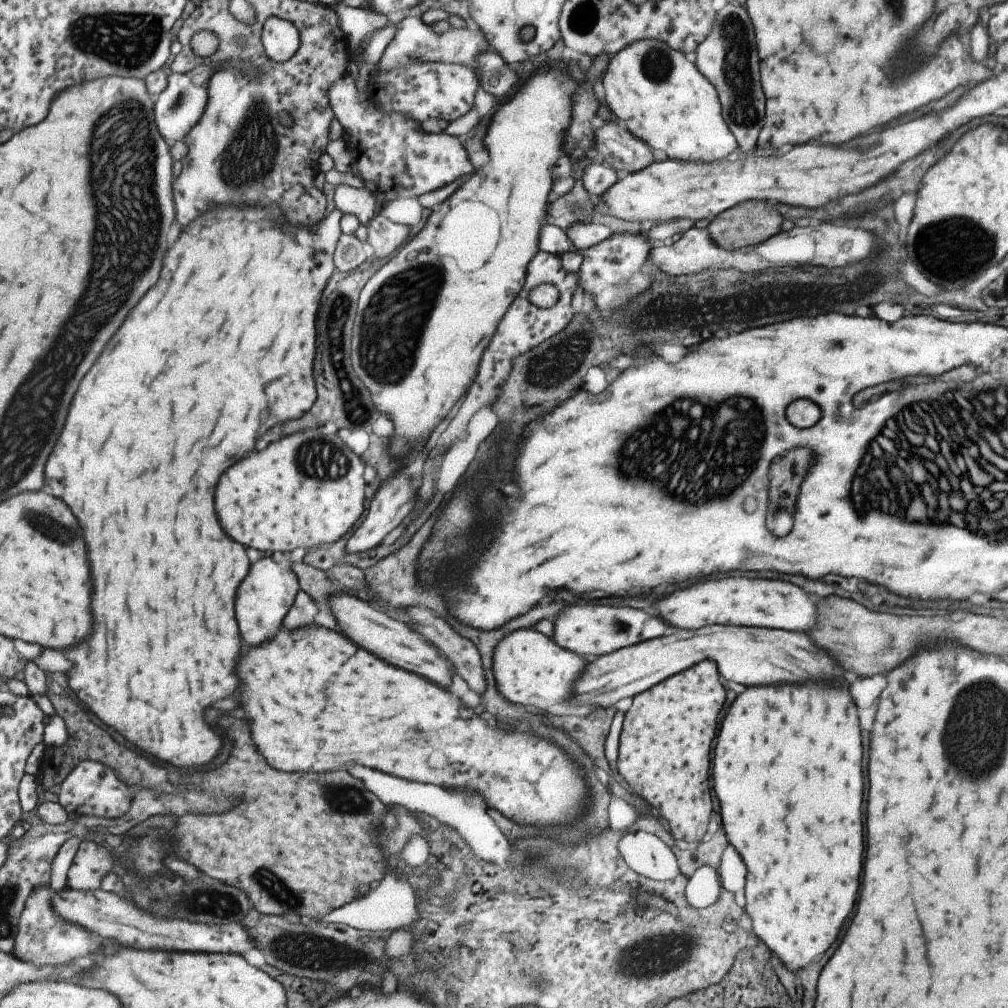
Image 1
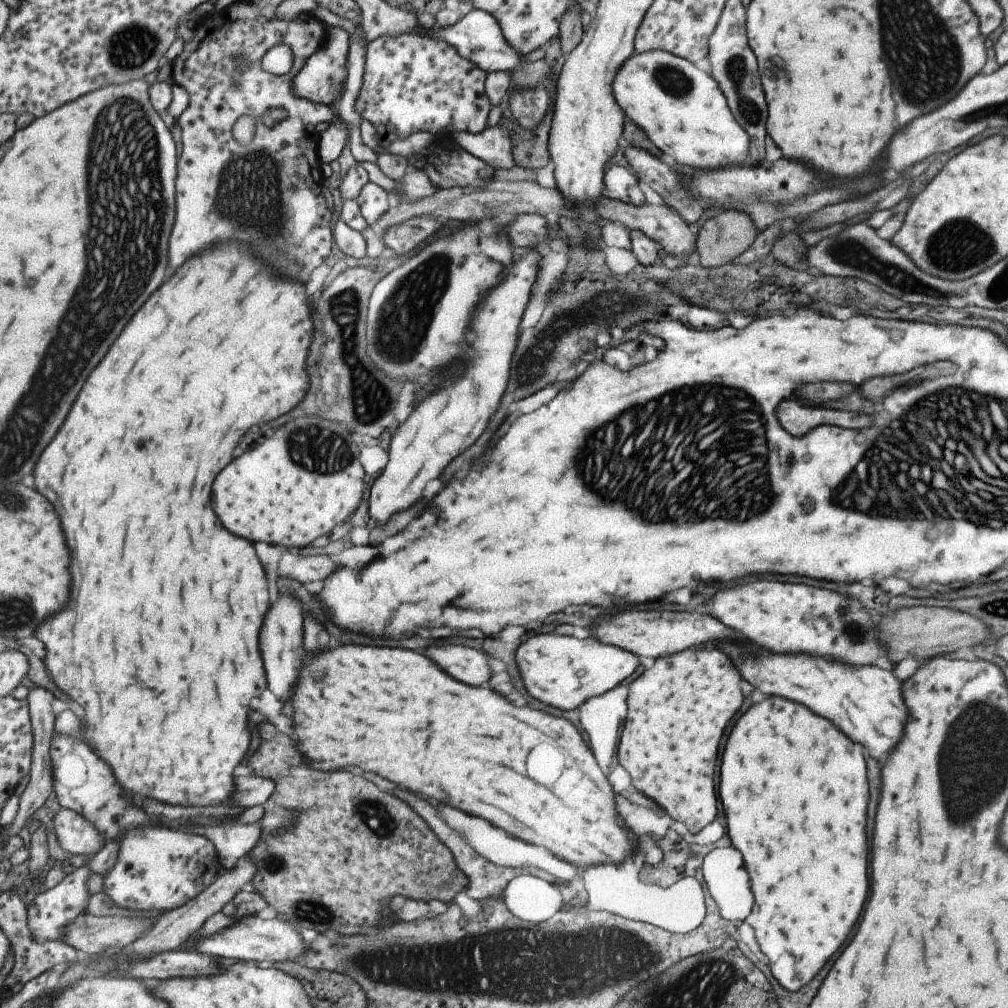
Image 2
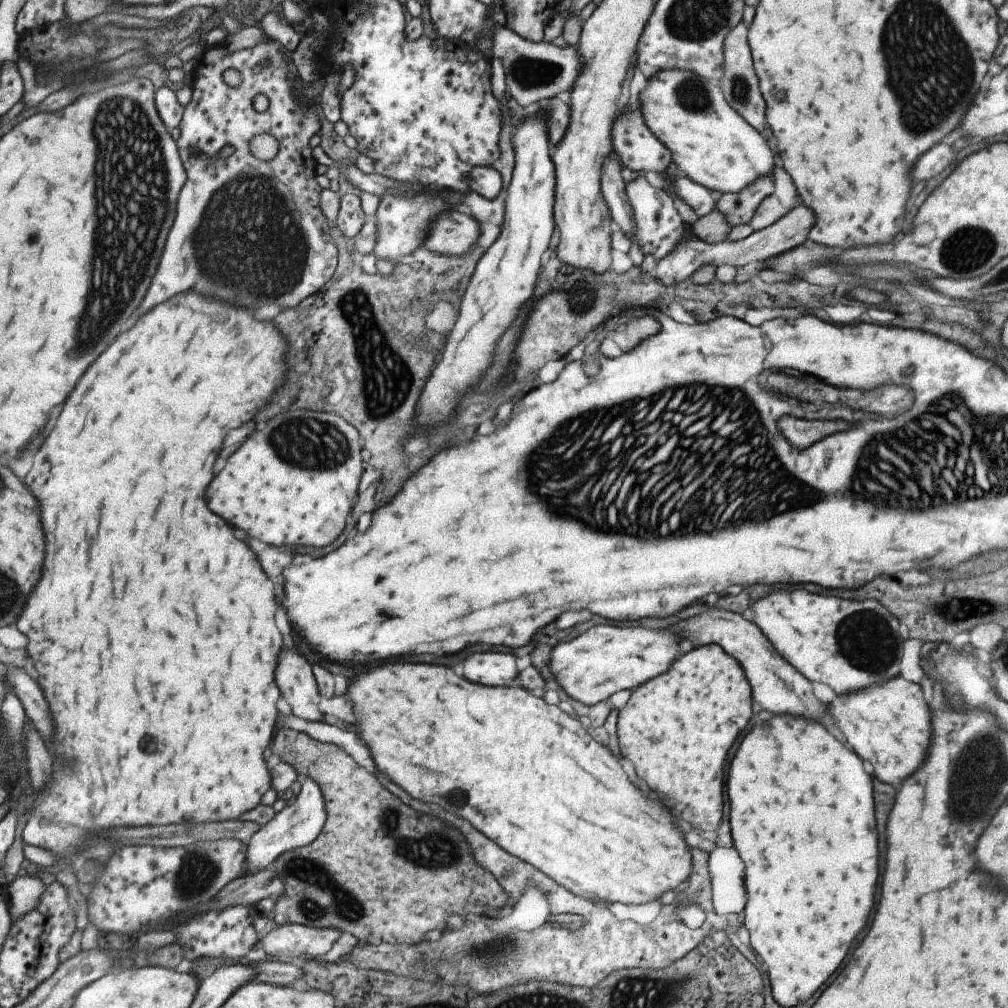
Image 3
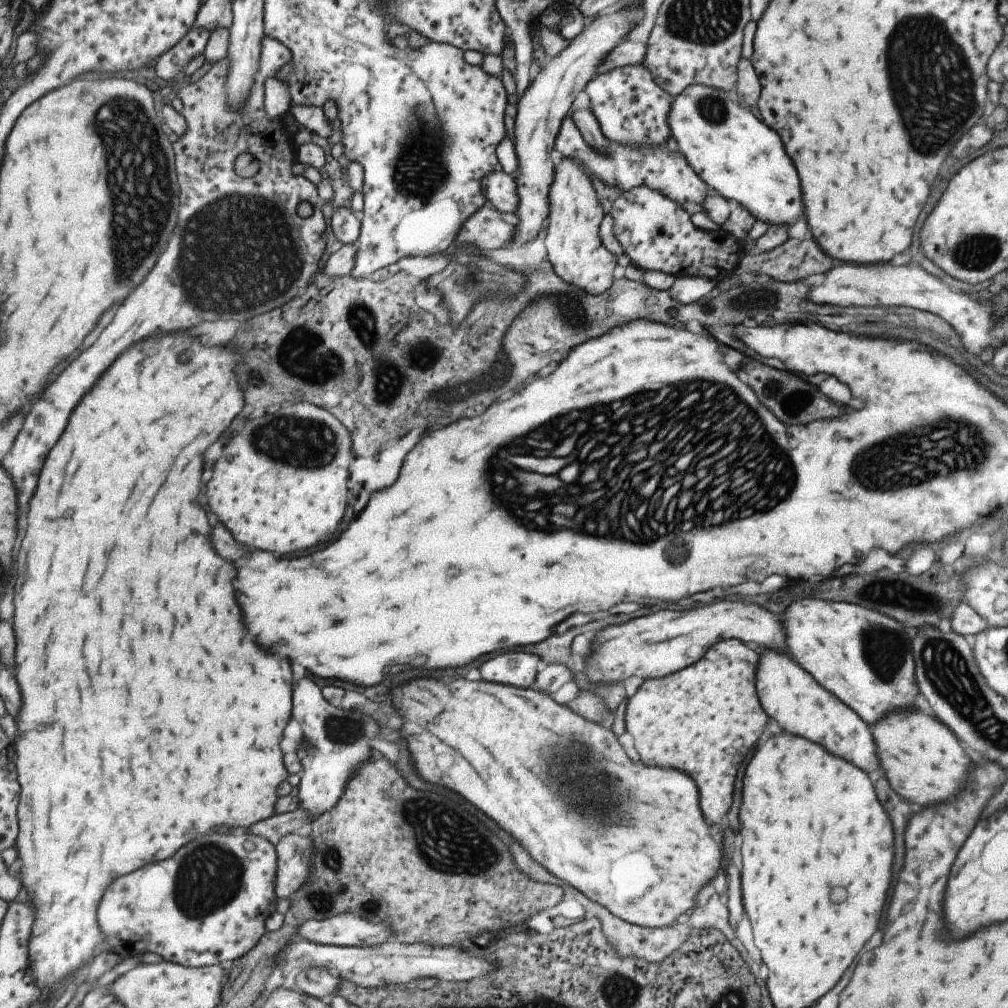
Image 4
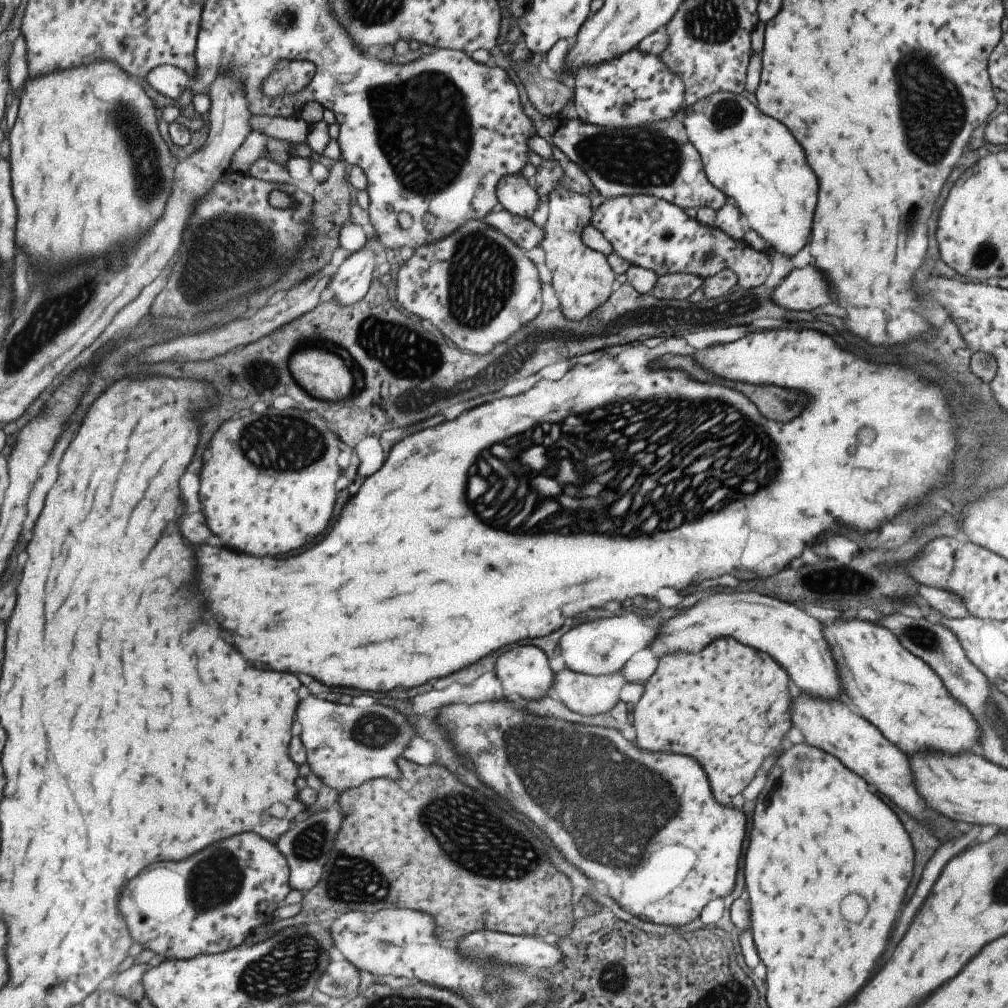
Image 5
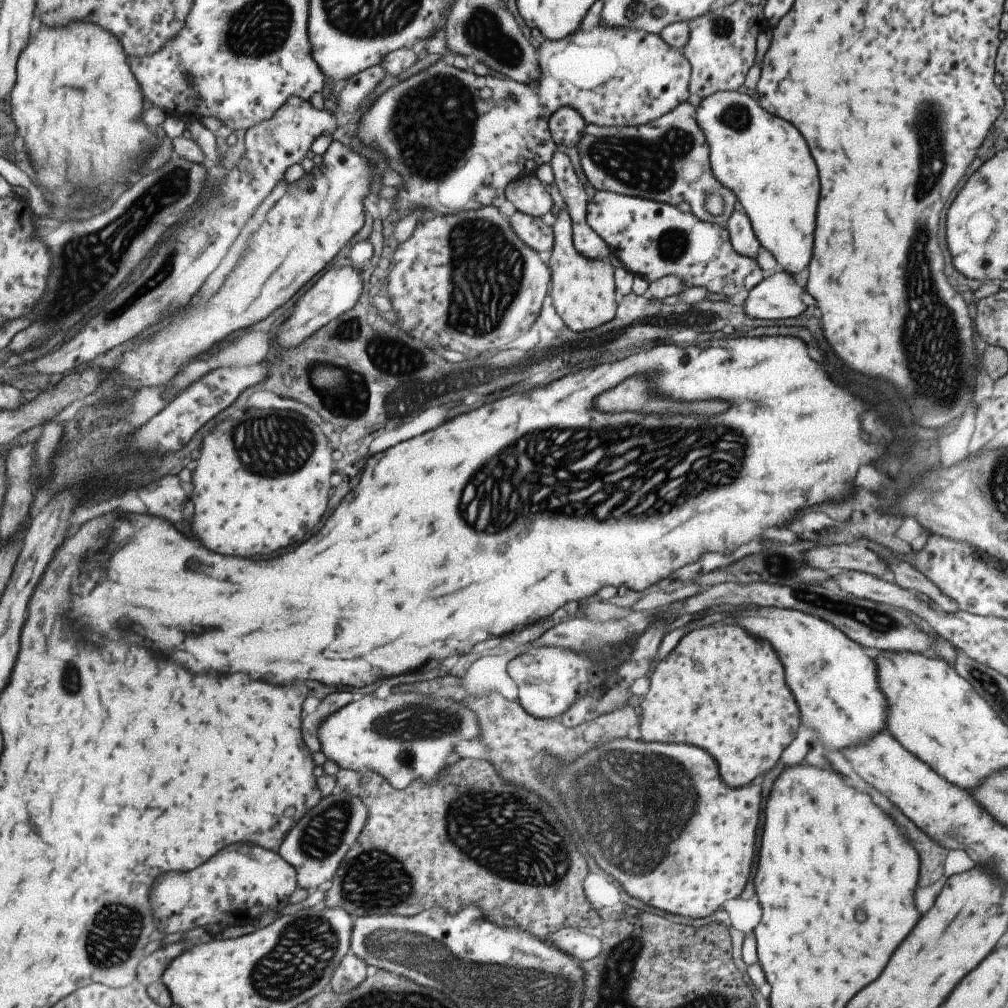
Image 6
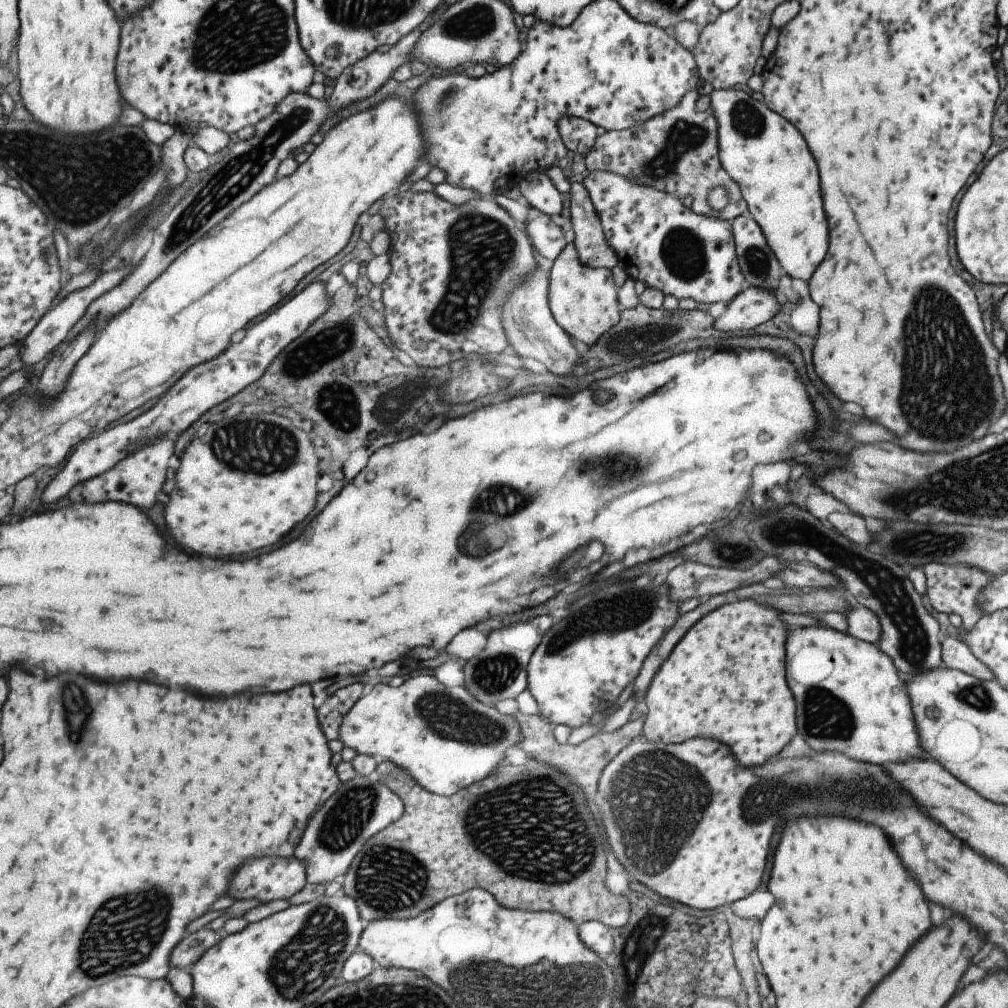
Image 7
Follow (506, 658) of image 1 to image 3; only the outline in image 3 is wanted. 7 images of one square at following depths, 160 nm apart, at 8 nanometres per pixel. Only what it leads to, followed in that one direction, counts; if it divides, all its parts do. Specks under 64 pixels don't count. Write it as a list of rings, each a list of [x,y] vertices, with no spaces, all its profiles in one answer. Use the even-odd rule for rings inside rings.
[[[593,626],[585,630],[583,634],[567,640],[567,642],[551,642],[549,651],[549,670],[557,682],[557,686],[581,704],[587,706],[596,702],[604,701],[617,691],[634,689],[654,676],[664,673],[674,662],[675,654],[678,650],[686,650],[682,647],[682,638],[676,631],[670,628],[663,630],[655,628],[630,628],[629,626]]]

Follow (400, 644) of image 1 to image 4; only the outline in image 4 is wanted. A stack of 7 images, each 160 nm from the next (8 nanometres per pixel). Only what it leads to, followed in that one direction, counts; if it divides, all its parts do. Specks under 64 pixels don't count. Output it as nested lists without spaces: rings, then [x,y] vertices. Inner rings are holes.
[[[503,652],[479,666],[479,676],[485,682],[499,682],[519,688],[529,688],[541,666],[540,658],[525,652]]]

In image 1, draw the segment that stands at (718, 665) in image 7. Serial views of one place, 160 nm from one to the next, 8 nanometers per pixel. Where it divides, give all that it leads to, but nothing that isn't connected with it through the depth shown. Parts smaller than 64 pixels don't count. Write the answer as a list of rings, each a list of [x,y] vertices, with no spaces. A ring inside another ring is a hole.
[[[710,660],[699,661],[651,688],[636,694],[631,706],[624,712],[622,729],[618,737],[616,770],[631,786],[633,794],[655,808],[665,821],[668,832],[682,846],[695,845],[705,834],[707,822],[713,816],[709,794],[709,748],[715,738],[717,718],[725,700],[725,690],[717,682],[717,665]]]

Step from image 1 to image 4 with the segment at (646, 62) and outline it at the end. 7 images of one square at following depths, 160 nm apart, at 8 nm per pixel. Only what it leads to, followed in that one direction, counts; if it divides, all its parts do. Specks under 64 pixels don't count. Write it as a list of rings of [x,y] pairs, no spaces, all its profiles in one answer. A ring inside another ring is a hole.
[[[697,83],[674,95],[670,111],[666,114],[666,123],[670,136],[677,144],[677,151],[684,156],[691,170],[706,186],[719,192],[728,202],[735,201],[744,206],[755,220],[768,222],[768,226],[783,225],[789,228],[793,220],[797,220],[797,216],[801,214],[799,178],[789,156],[779,144],[779,136],[761,122],[753,118],[753,114],[748,108],[741,106],[733,94]]]

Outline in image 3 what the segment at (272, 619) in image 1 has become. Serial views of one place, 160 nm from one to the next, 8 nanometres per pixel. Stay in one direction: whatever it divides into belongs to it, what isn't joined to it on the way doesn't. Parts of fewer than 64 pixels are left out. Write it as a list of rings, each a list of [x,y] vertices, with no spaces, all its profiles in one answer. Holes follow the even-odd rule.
[[[295,646],[279,650],[279,660],[275,662],[275,684],[295,716],[309,722],[320,722],[322,718],[317,712],[319,694],[315,680],[311,676],[309,664]]]

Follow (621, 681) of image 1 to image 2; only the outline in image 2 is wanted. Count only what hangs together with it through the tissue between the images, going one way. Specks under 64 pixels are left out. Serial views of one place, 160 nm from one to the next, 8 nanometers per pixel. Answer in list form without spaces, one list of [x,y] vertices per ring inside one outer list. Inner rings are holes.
[[[731,640],[709,643],[720,652],[729,656],[737,674],[747,680],[753,688],[763,694],[777,694],[781,698],[799,702],[807,706],[811,712],[827,718],[833,726],[837,726],[845,736],[865,746],[867,754],[873,758],[885,758],[887,750],[895,746],[901,736],[905,722],[905,706],[903,706],[903,681],[893,676],[892,671],[877,666],[859,666],[839,664],[837,660],[819,660],[819,656],[783,656],[773,654],[757,644],[745,644],[745,648],[735,646]]]

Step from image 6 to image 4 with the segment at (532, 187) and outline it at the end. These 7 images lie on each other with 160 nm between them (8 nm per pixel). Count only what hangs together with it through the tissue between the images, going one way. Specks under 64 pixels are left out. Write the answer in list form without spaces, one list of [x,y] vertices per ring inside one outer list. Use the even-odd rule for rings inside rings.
[[[500,168],[482,176],[480,187],[486,202],[501,214],[514,212],[518,203],[513,174]]]

